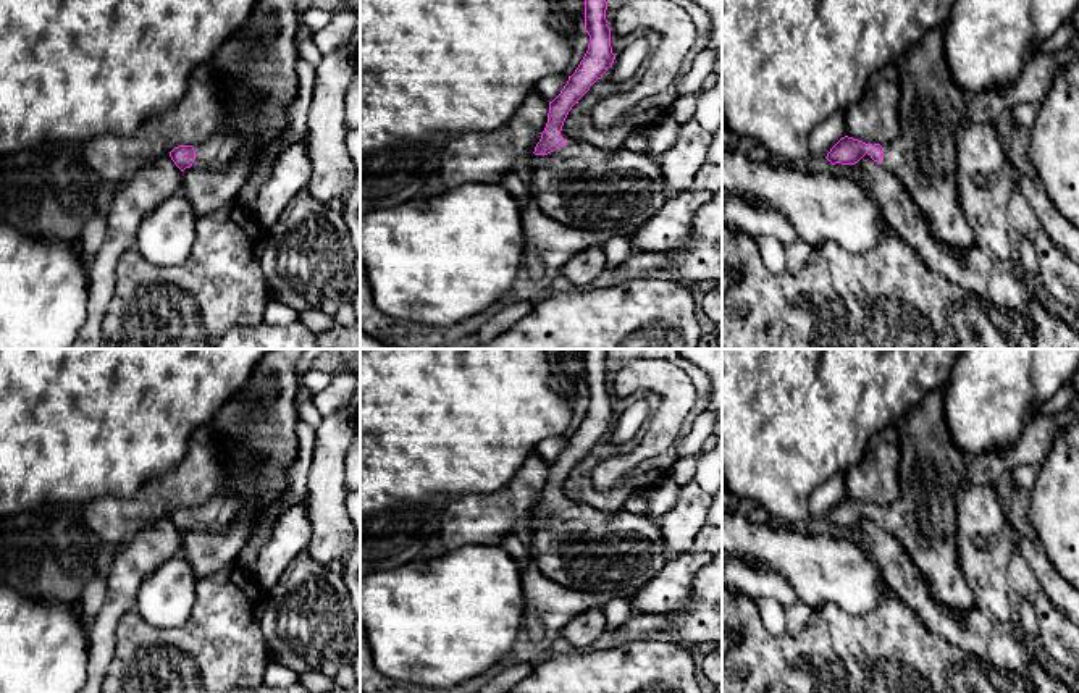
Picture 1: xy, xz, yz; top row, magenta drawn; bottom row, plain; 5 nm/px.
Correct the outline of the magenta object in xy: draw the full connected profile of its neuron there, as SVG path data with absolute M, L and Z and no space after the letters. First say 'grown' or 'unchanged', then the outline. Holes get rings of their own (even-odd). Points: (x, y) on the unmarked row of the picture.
grown; M270 349L250 372L246 384L205 425L226 449L228 470L215 494L195 507L179 507L170 514L174 527L223 533L246 509L254 507L257 519L288 491L288 468L299 454L296 405L297 362L305 349Z

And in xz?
grown; M585 349L588 412L560 456L527 528L533 565L551 582L583 593L636 591L669 562L657 520L646 514L598 510L560 498L575 465L612 428L607 349Z

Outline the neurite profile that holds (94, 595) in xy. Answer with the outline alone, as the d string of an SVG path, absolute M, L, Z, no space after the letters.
M102 567L99 573L86 585L79 598L81 624L86 632L92 627L99 611L107 601L107 567Z

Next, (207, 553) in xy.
M254 507L242 510L223 533L186 530L183 533L181 554L192 567L197 580L216 573L228 564L236 562L246 544L257 514Z

